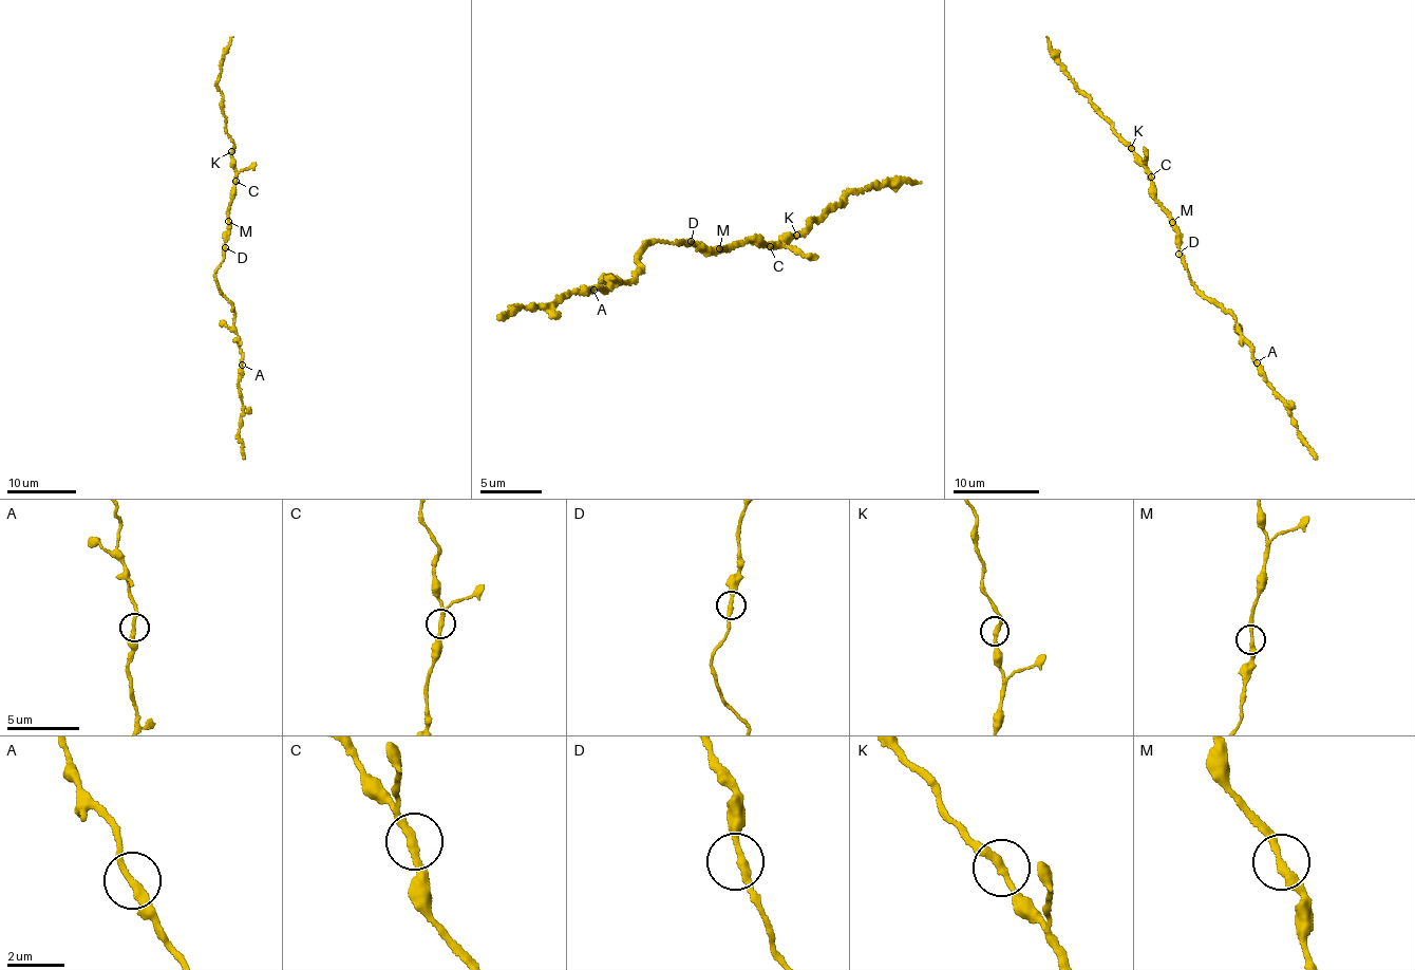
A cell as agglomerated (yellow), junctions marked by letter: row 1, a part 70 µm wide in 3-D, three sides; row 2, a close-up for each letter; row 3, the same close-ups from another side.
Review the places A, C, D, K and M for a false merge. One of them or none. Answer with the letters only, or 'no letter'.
A

